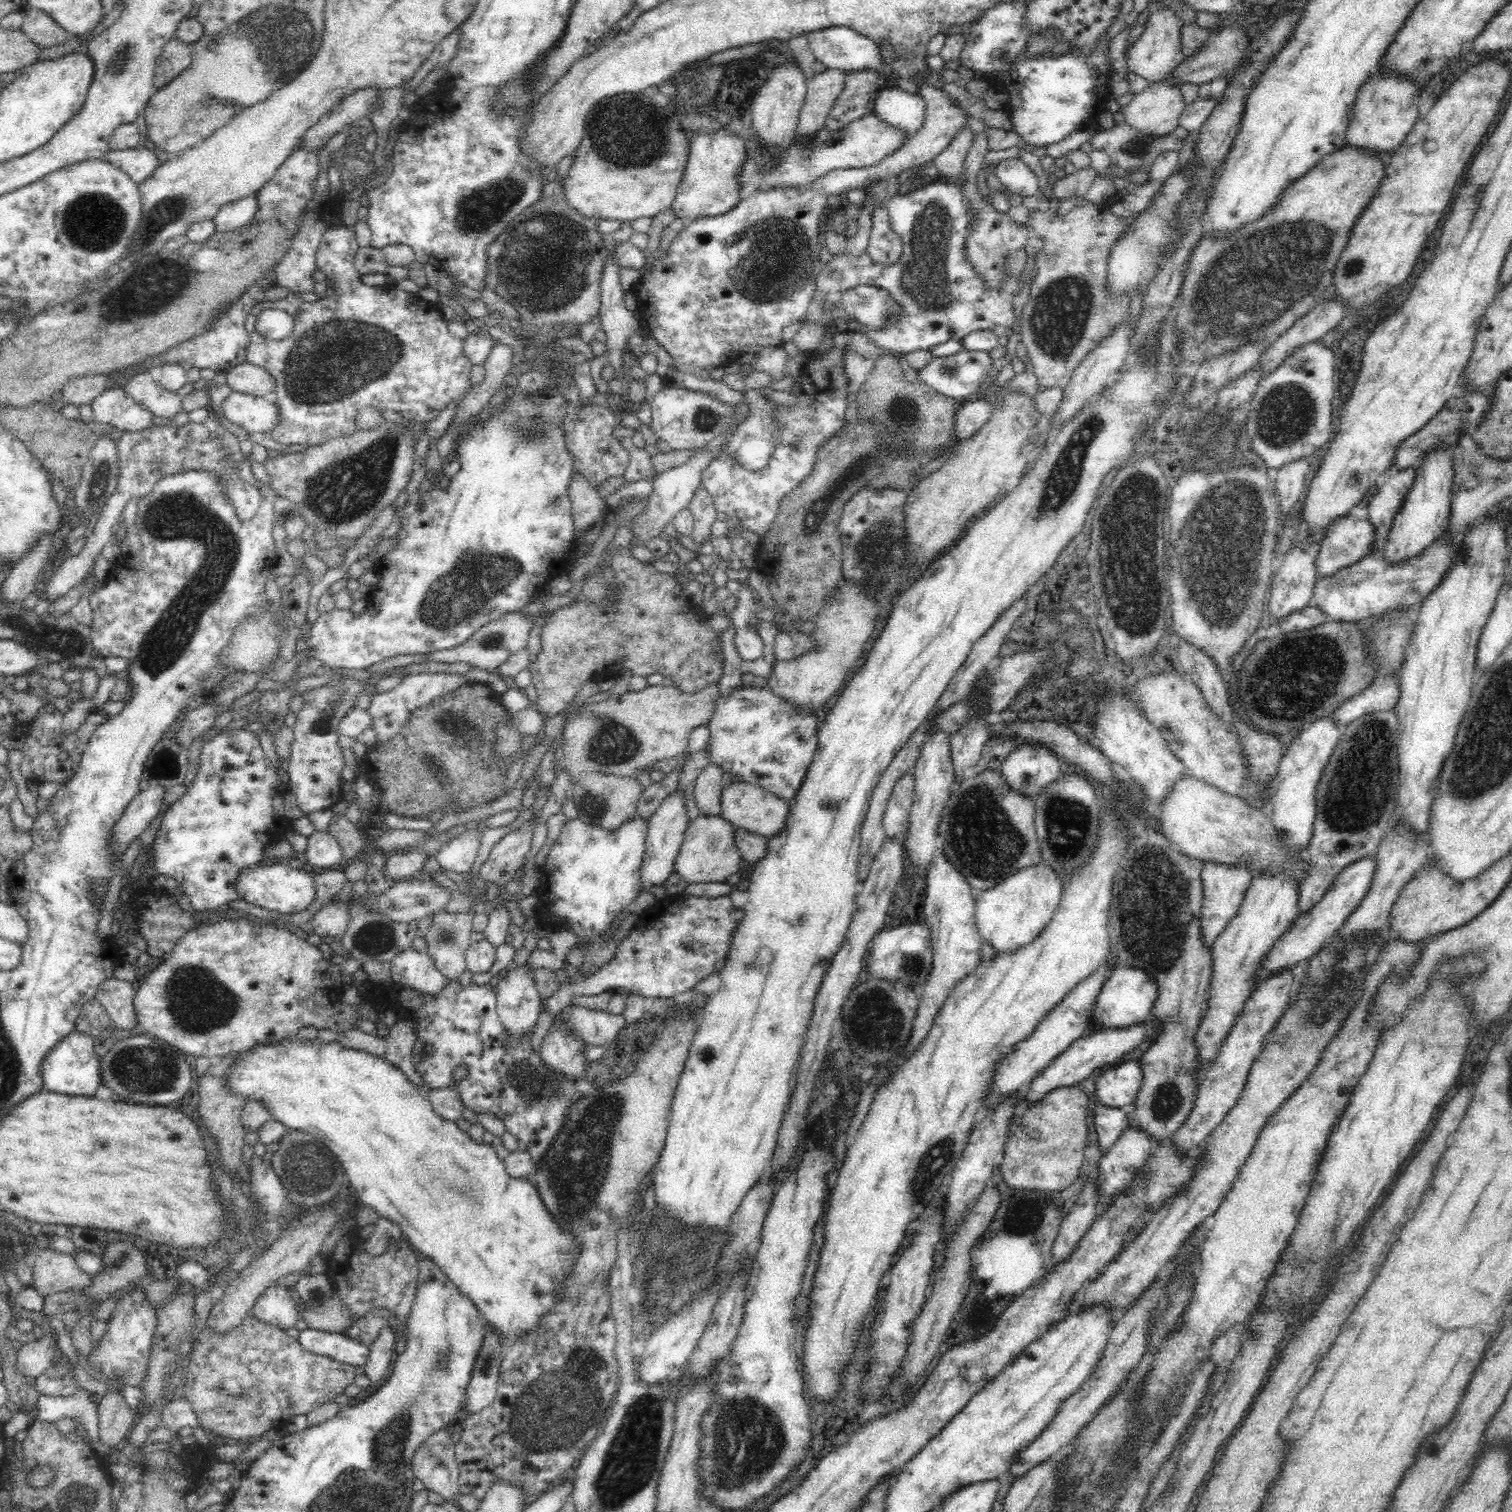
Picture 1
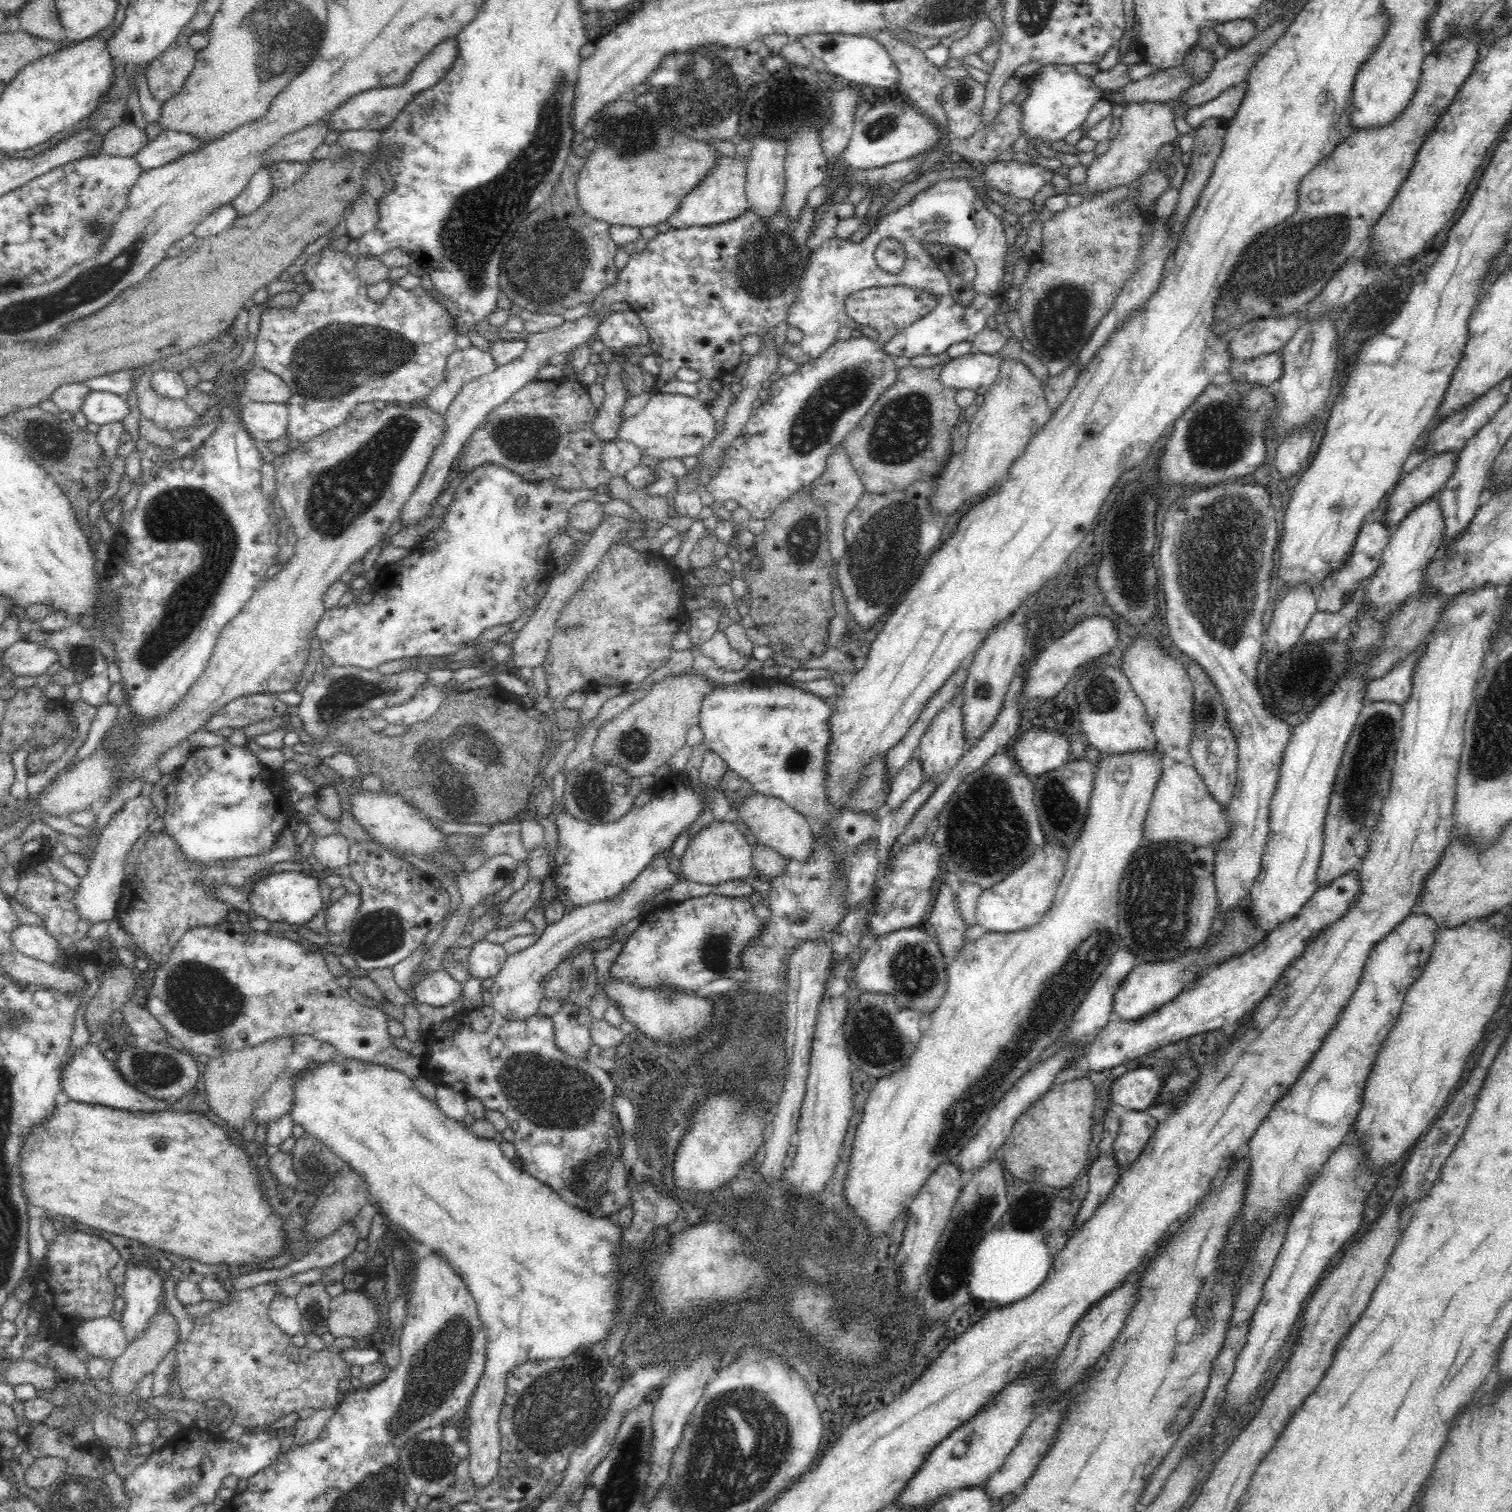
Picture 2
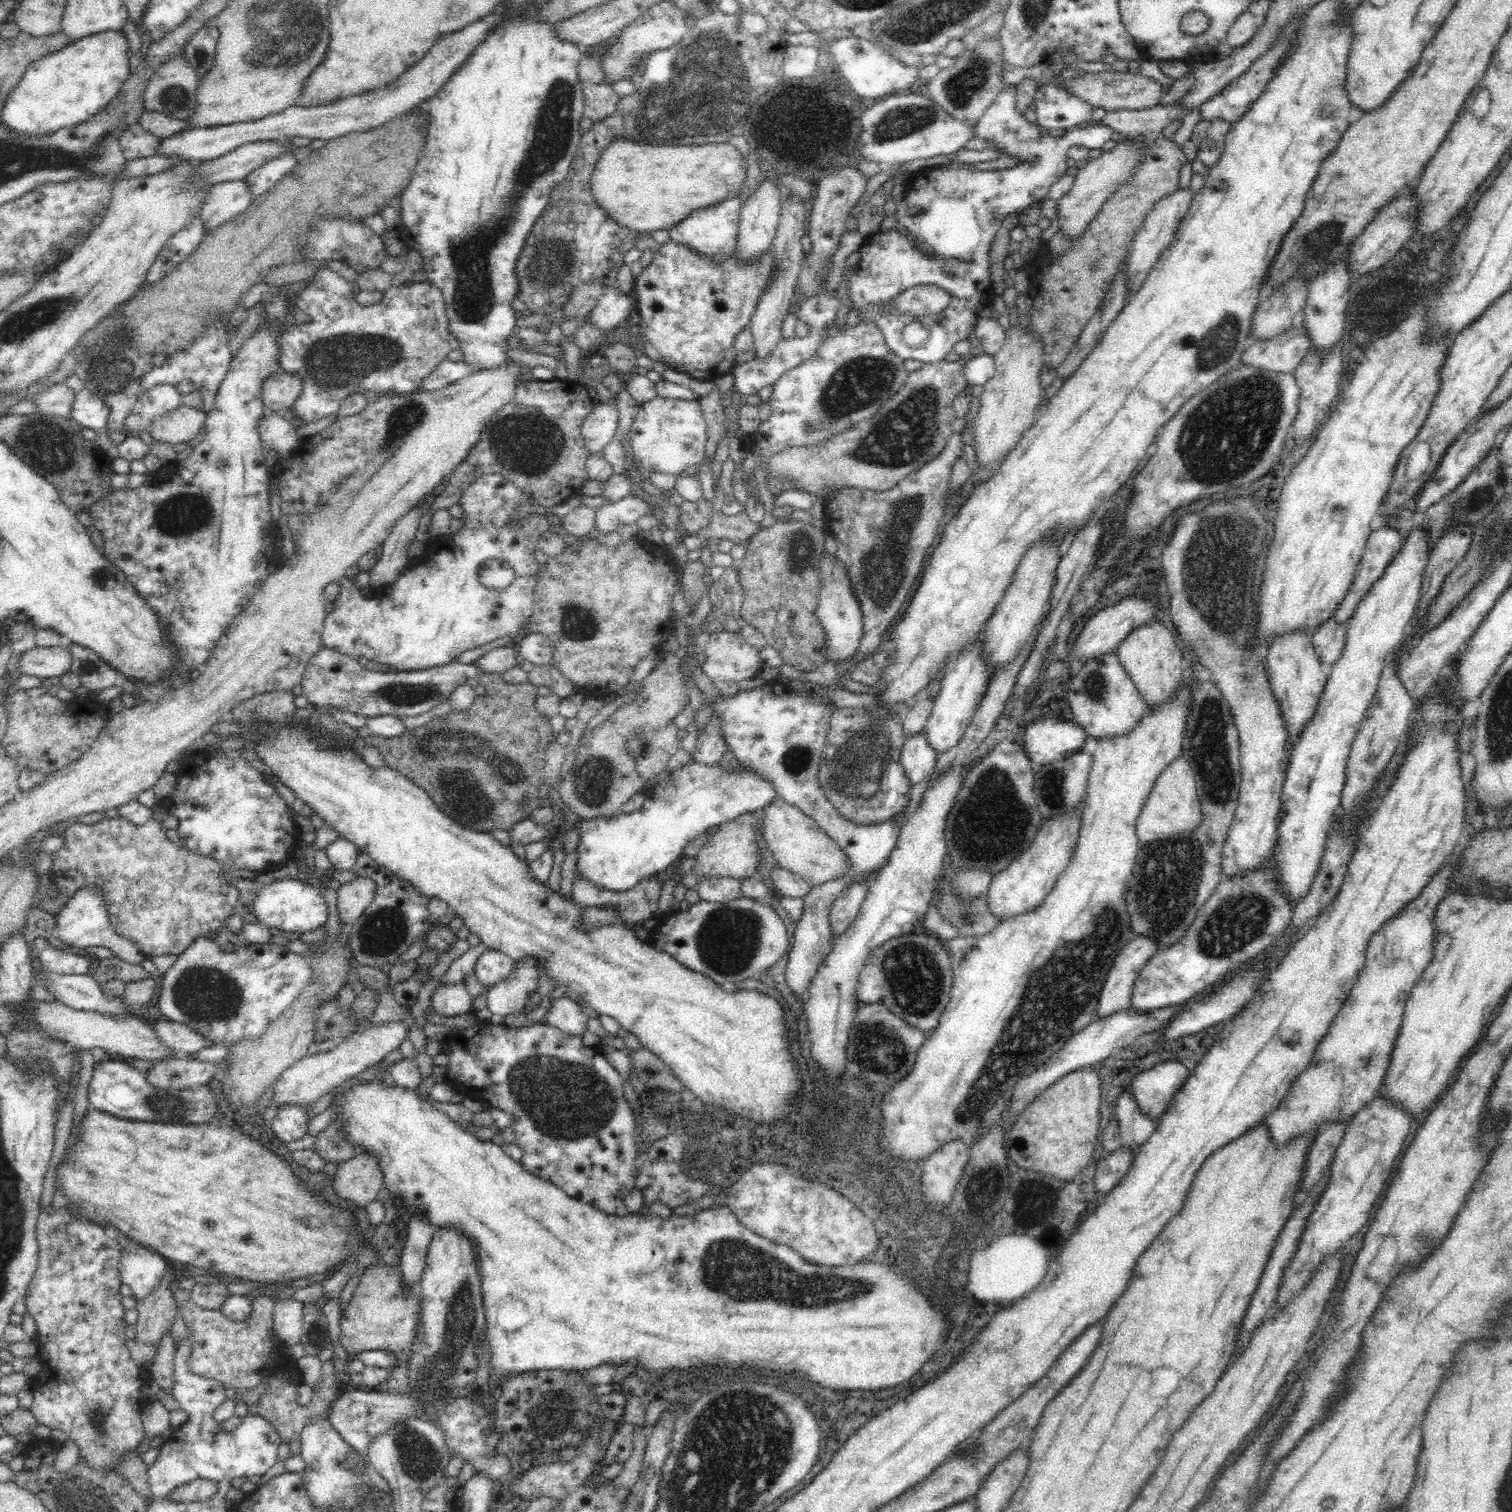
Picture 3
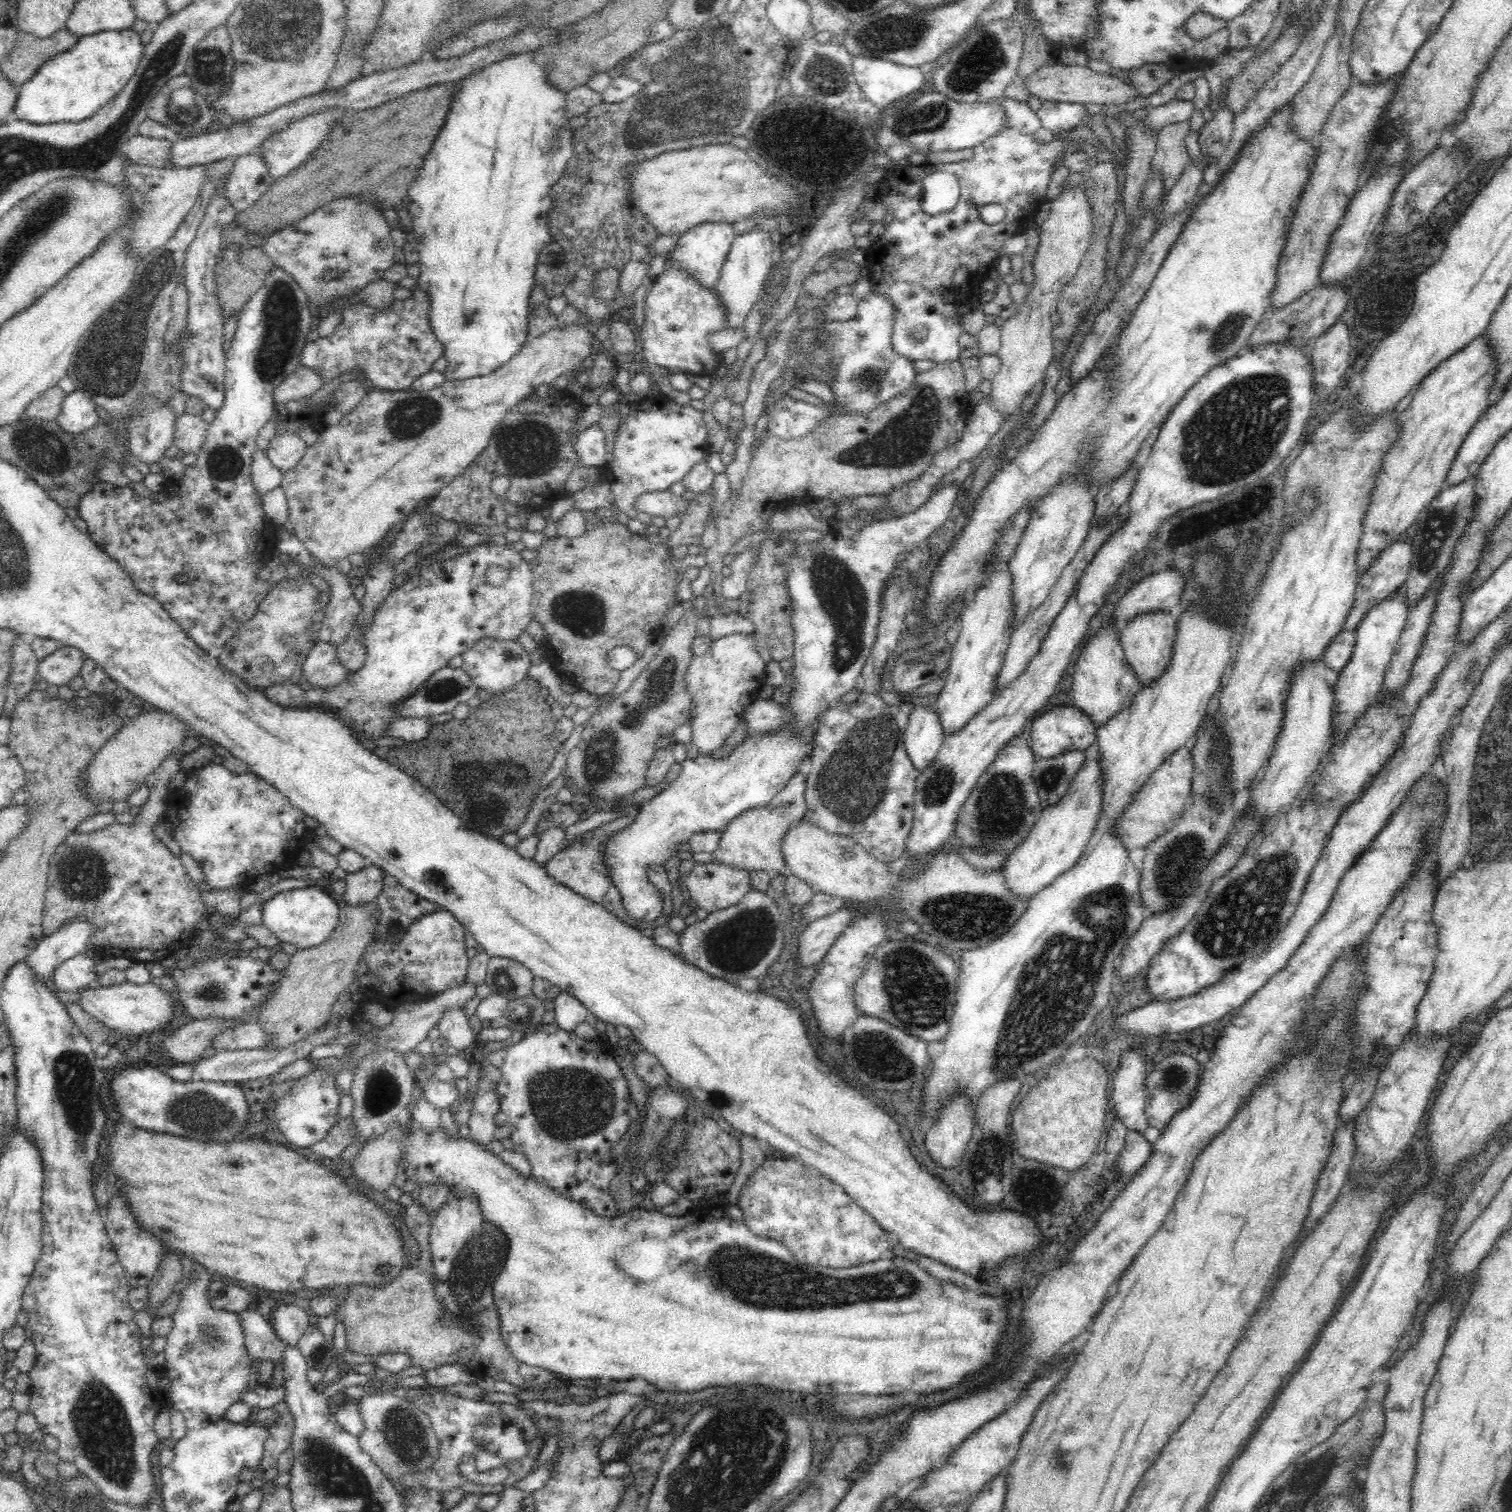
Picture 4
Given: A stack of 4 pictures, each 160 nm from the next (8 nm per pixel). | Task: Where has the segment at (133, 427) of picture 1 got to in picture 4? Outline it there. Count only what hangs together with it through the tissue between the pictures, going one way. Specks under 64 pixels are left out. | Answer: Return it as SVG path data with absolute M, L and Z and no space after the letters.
M73 391L66 396L60 416L56 419L60 429L77 436L84 430L90 430L94 426L98 426L97 407L82 391Z

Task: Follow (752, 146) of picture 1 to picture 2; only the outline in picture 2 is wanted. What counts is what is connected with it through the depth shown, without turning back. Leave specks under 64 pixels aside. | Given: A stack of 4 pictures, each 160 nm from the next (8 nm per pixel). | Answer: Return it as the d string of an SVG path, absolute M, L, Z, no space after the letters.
M895 99L885 104L876 103L864 116L856 120L848 146L838 156L838 162L835 164L862 170L880 168L890 162L912 158L924 150L941 146L938 144L940 138L942 138L940 127L926 119L910 102Z

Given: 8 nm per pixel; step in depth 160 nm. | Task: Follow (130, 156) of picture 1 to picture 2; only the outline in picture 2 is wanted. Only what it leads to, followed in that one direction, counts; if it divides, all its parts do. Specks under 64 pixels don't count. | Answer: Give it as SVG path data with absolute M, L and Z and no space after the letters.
M161 131L156 139L148 141L144 148L140 148L134 159L140 165L140 172L164 166L168 162L174 162L176 158L184 156L190 150L196 150L204 146L205 142L192 137L188 133L176 131Z

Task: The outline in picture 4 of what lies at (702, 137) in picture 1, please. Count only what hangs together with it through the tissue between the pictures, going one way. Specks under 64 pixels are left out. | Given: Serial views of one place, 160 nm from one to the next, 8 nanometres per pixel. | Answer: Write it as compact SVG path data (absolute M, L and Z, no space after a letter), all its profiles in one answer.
M700 222L696 226L692 226L690 230L676 236L671 259L679 268L696 278L702 286L715 288L734 236L736 236L736 232L734 232L732 222Z

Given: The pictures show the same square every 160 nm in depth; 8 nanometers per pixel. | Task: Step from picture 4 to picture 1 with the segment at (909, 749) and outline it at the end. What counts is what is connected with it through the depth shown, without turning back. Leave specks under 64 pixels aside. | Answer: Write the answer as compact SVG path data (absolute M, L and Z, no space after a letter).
M907 772L893 786L892 794L882 816L886 839L899 839L903 836L908 812L914 798L914 779L912 772Z

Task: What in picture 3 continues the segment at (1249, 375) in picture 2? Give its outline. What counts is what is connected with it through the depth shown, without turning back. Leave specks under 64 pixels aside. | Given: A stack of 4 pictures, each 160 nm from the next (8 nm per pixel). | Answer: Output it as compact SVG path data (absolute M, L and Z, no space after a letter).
M1292 326L1269 341L1250 342L1250 348L1241 356L1241 363L1278 374L1294 373L1308 348L1308 331Z

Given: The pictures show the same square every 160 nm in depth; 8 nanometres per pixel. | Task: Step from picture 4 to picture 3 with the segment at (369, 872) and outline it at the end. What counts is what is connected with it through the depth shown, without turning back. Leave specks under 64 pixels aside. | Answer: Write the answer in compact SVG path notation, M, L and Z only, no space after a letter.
M354 878L338 889L336 906L340 922L346 927L356 922L374 899L376 884L370 878Z

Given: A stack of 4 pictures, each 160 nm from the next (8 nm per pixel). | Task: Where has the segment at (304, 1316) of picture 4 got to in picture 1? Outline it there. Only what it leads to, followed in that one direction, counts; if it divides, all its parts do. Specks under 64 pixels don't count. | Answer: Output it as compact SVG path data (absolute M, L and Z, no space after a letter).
M277 1283L270 1285L256 1299L251 1313L259 1321L281 1328L283 1331L294 1326L300 1319L298 1308L292 1301L288 1288Z

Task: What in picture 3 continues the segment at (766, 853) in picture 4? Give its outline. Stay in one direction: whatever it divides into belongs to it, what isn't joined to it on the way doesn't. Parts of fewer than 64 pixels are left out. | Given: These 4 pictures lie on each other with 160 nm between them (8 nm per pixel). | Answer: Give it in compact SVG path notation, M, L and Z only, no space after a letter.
M752 812L718 825L714 834L710 834L707 842L694 855L694 866L688 871L683 882L687 888L696 887L706 878L746 879L756 876L758 867L758 846L756 840L761 838L759 817L752 817Z

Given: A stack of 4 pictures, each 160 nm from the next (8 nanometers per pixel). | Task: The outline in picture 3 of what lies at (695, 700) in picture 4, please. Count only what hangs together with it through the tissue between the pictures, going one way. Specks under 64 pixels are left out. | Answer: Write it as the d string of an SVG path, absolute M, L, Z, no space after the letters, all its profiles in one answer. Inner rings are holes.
M727 631L710 633L704 653L706 661L701 664L702 670L708 678L712 679L717 693L723 694L723 696L736 694L739 690L738 683L741 680L758 676L763 665L762 659L760 659L759 642ZM714 715L704 733L696 741L696 746L692 754L693 760L706 766L716 766L722 760L724 753L728 751L724 738L720 737L720 721Z

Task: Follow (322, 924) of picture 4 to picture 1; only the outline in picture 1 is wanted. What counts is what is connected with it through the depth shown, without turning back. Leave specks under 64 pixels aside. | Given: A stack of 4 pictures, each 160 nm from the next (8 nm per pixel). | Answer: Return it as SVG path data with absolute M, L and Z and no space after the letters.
M278 862L272 866L264 863L258 864L260 865L245 867L239 872L237 889L240 899L254 906L275 910L280 914L302 912L315 900L316 888L313 875L304 868L290 868L285 865L285 862Z

